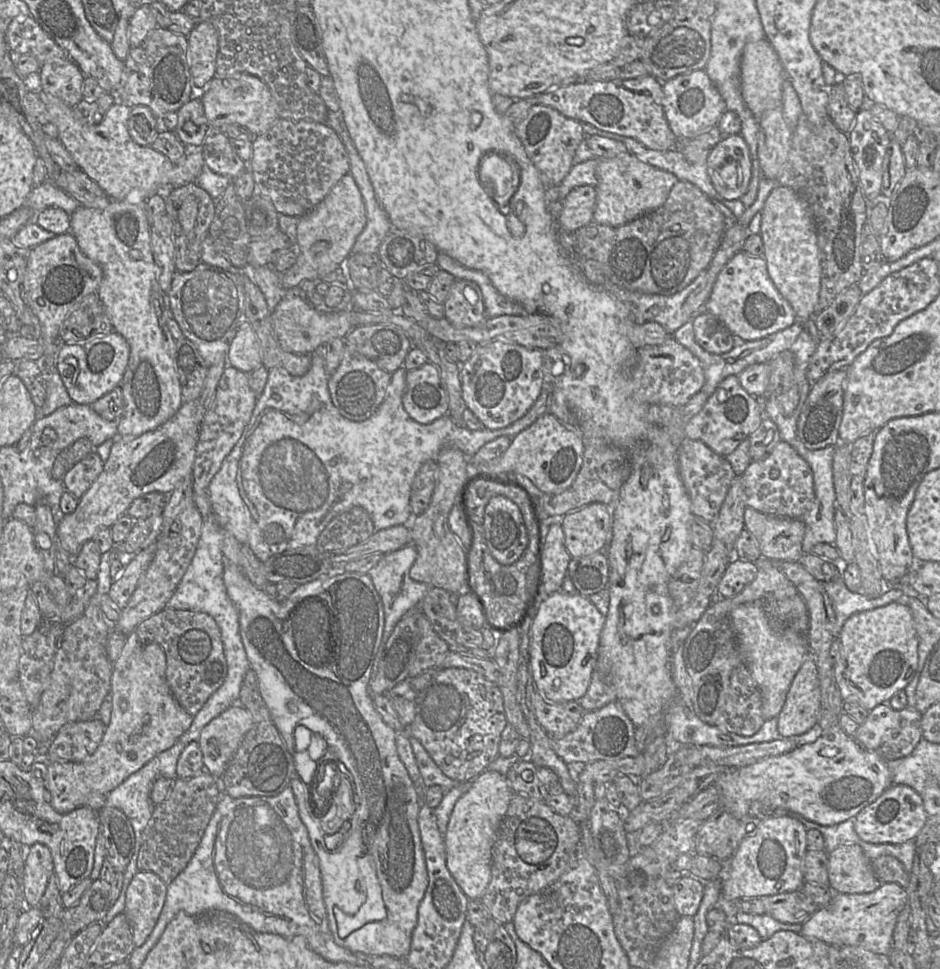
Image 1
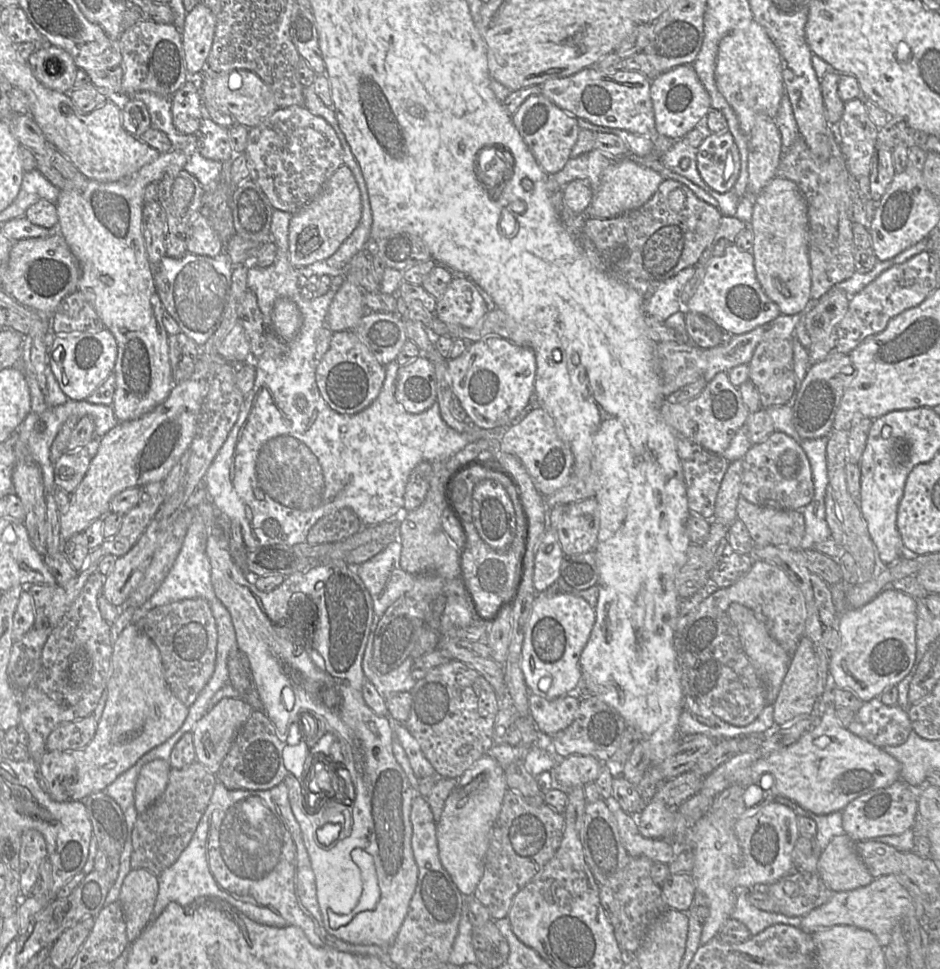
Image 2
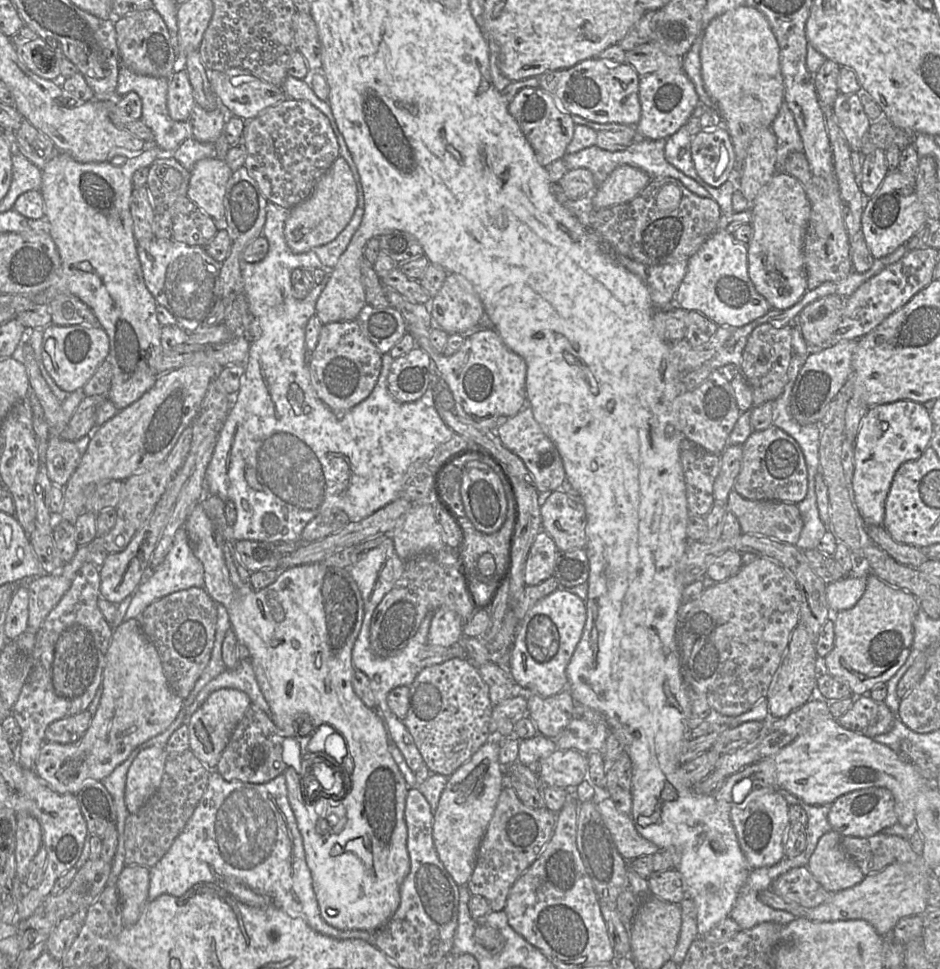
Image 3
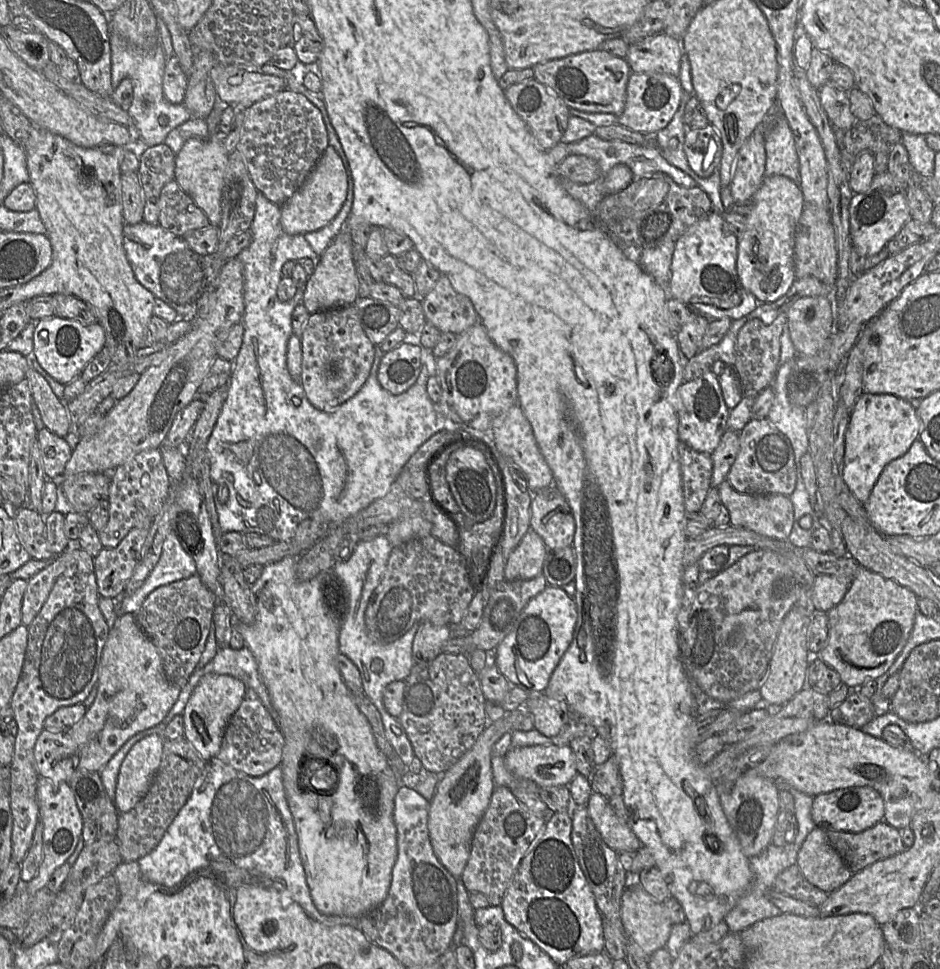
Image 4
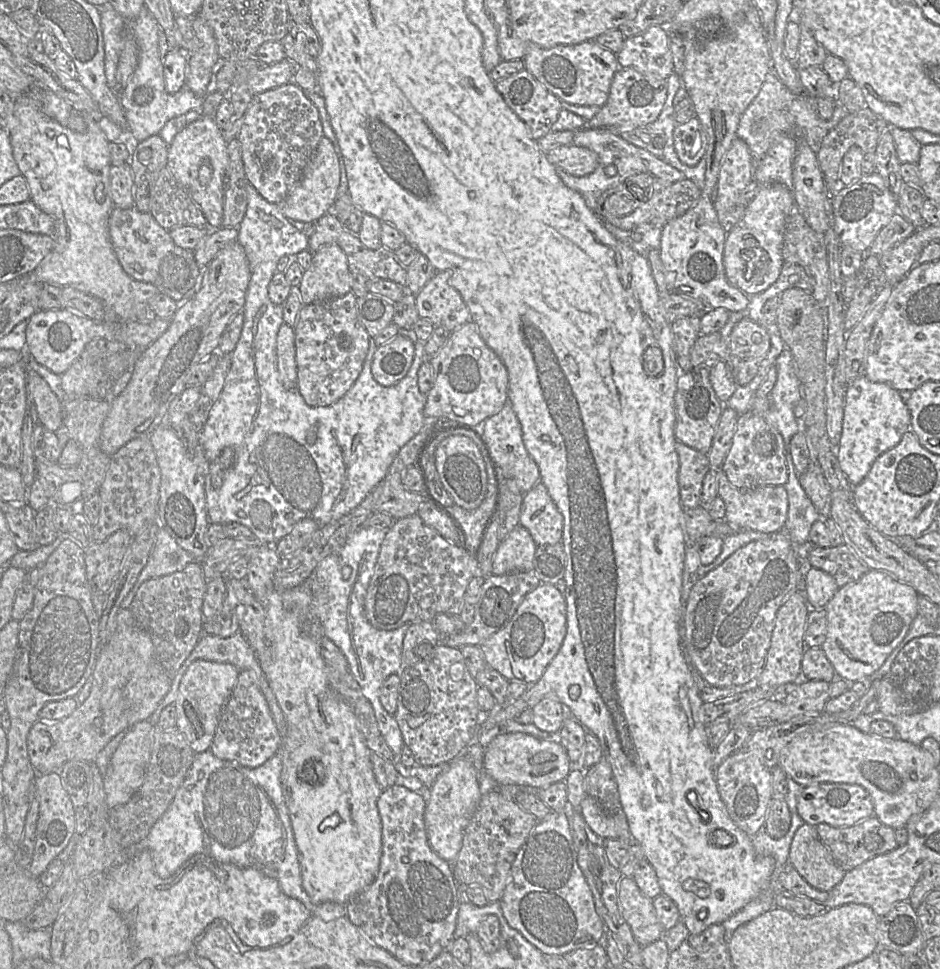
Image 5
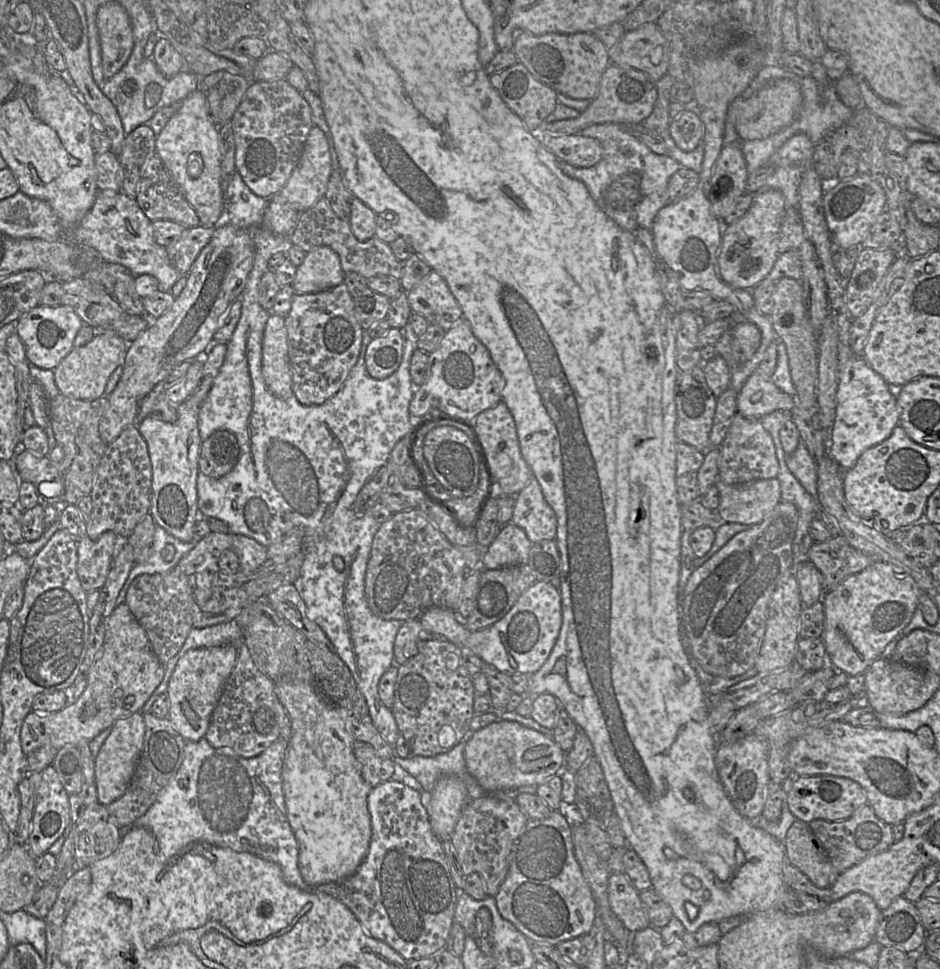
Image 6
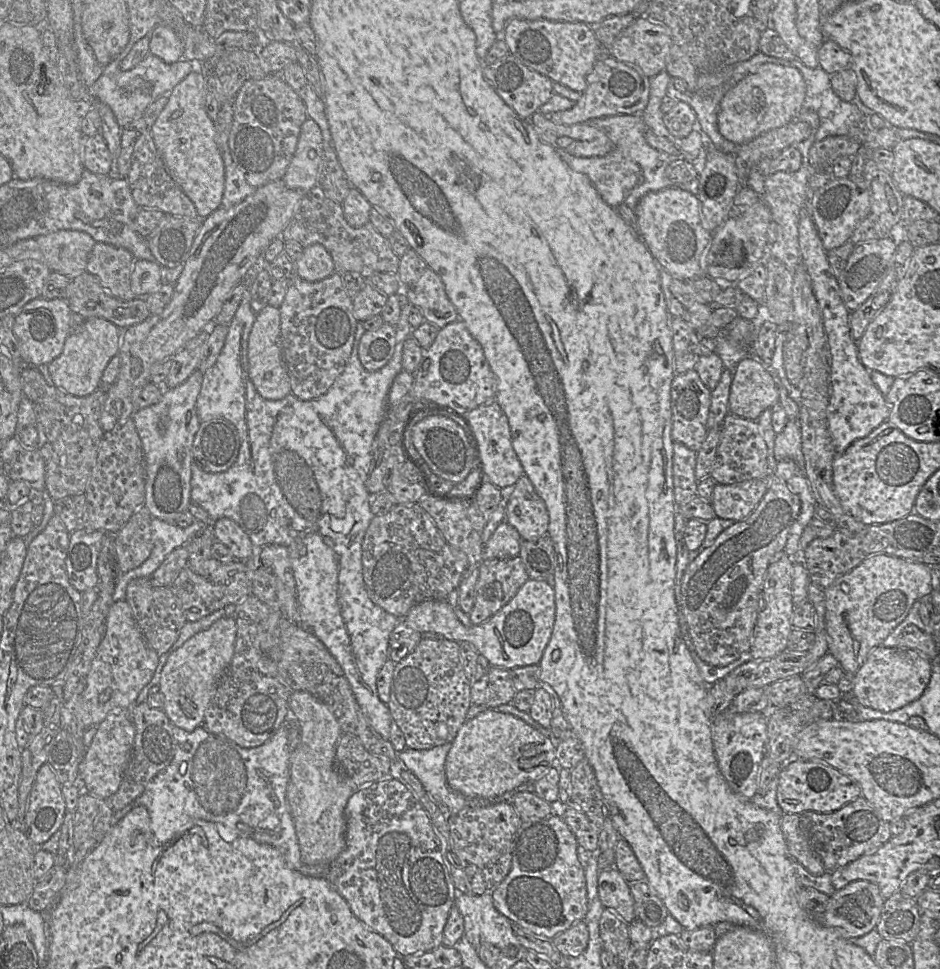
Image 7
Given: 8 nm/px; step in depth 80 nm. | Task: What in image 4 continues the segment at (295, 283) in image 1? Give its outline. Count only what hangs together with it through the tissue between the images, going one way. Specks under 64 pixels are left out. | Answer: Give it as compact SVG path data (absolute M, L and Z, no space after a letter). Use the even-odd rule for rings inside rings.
M329 144L302 186L281 205L283 231L289 235L305 235L327 226L340 212L347 194L345 167L335 148Z

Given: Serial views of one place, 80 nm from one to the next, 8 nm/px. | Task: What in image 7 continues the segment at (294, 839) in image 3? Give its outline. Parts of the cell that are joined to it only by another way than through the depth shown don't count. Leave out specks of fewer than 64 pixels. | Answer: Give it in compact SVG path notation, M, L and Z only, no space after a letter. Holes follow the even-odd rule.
M175 725L172 729L177 743L173 761L147 784L136 801L148 810L151 826L161 844L174 833L191 828L198 820L209 821L217 825L224 840L230 842L238 837L248 837L270 845L282 854L289 868L302 873L300 846L287 799L291 749L286 726L281 725L266 743L254 748L240 747L225 737L210 733L203 725L191 732Z

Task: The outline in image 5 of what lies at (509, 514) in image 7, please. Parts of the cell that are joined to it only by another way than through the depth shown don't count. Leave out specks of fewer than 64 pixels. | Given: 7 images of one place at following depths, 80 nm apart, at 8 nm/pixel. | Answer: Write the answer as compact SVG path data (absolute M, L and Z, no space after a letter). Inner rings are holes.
M541 481L524 494L520 525L530 532L537 545L562 543L563 515Z

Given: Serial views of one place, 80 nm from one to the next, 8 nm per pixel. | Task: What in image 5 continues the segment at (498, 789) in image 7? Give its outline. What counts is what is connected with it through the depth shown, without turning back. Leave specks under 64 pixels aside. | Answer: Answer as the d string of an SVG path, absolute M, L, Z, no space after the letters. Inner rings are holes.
M522 732L497 735L485 748L483 766L500 785L530 785L538 788L565 781L573 768L565 748L560 743Z

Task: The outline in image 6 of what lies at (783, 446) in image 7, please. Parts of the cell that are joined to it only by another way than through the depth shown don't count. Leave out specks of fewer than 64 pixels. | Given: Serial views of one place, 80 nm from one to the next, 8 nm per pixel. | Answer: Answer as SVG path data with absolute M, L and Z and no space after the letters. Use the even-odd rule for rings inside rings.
M801 439L795 451L787 455L786 464L804 489L817 501L816 463Z

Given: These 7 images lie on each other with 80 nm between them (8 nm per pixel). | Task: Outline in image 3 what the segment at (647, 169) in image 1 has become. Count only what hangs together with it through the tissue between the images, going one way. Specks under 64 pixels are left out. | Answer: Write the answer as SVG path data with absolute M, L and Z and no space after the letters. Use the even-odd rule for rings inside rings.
M630 165L615 168L597 189L594 209L611 207L631 201L649 184L651 178Z

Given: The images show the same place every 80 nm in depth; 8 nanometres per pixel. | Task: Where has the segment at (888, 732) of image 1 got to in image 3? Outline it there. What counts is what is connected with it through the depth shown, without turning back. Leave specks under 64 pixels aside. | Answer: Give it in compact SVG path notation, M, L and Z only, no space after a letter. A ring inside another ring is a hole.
M863 695L855 696L851 708L836 720L848 730L874 738L889 732L896 718L883 701Z

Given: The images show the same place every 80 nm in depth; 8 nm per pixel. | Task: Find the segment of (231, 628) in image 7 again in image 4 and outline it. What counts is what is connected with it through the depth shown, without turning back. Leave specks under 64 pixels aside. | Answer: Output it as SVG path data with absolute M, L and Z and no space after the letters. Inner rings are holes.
M205 673L195 686L181 714L184 724L183 737L206 762L218 754L225 728L239 708L246 691L240 680L229 675Z

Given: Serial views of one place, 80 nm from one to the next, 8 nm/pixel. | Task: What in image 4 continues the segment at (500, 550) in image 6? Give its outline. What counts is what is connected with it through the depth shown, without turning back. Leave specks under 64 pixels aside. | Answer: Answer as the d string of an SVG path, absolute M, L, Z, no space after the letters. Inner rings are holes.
M528 530L507 559L505 579L524 580L540 575L547 551L543 539L535 531Z

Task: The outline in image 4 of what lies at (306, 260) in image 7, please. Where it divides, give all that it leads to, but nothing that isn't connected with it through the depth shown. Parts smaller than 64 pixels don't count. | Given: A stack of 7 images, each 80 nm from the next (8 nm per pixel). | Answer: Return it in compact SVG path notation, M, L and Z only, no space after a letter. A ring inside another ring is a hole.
M343 231L318 257L314 272L308 276L303 289L303 304L310 314L354 304L359 298L358 287L352 238L348 231Z

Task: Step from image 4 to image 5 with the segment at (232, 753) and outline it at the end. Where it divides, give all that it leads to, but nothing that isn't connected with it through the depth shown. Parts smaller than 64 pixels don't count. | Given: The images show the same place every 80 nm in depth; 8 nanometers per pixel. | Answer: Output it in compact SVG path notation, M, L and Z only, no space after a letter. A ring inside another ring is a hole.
M240 671L232 694L219 716L210 750L220 759L256 768L279 753L281 743L282 737L255 679L248 671Z

